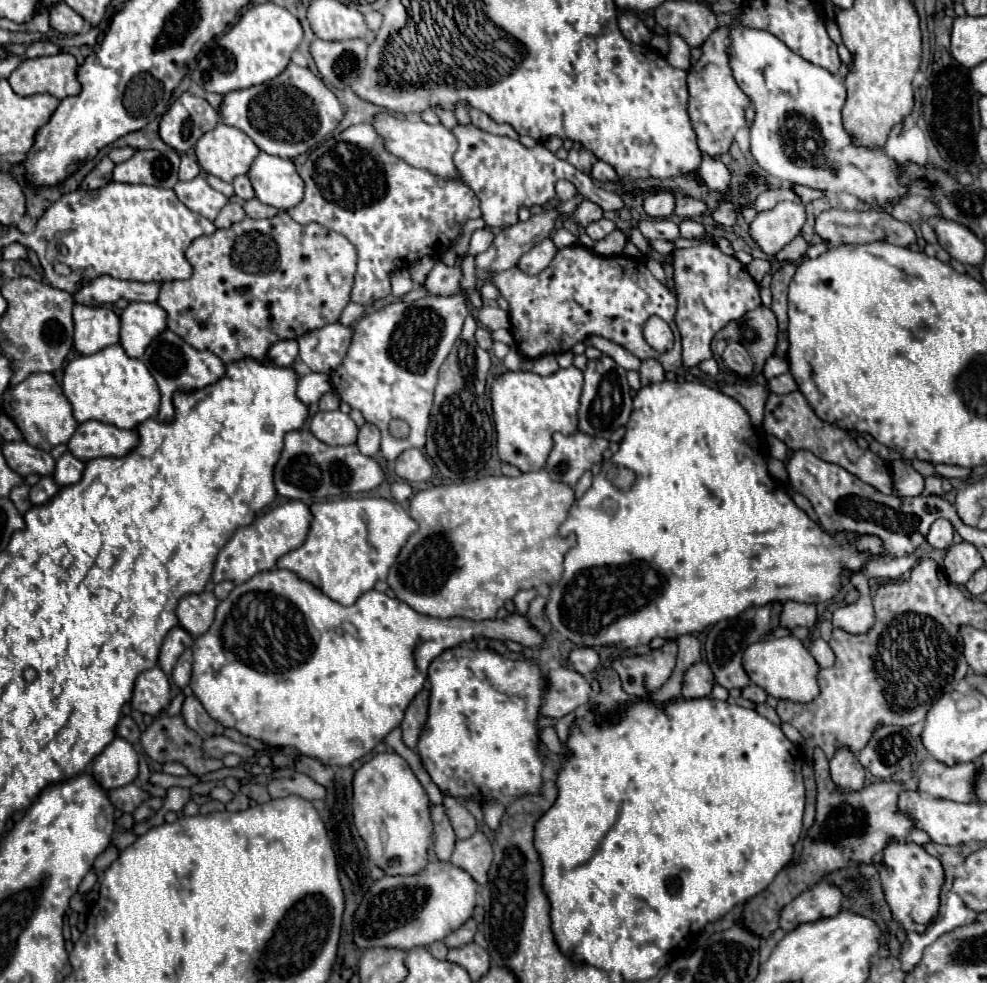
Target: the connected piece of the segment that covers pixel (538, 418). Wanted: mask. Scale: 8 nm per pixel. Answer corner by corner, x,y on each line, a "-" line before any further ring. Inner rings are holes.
573,365
567,369
559,369
547,377
541,377
531,371
527,371
527,373
507,371
501,377
497,377
491,385
491,405
493,405
493,421
495,421
495,429
497,429
497,453
499,453
501,461
519,467
523,473
541,471
549,457
549,451
553,447
553,433
569,435
569,433
577,431
571,417
575,417
575,413
577,413
581,391
583,391
583,371

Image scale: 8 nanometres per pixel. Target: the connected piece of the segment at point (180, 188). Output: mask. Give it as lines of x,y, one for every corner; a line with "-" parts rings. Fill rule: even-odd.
201,175
191,181
179,181
173,191
187,209
207,217
209,221
213,221
217,213
227,205
227,197
209,187

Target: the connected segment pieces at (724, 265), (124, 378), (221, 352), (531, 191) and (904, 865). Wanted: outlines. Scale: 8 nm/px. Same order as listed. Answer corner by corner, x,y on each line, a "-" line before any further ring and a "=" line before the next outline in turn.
701,243
689,249
673,251
673,281
677,293
675,323
683,341
683,365
695,367
709,359
713,335
729,321
743,317
747,311
761,305
759,289
747,269
731,255
719,251
713,243
=
121,345
105,347
95,355
81,355
65,367
63,393
73,407
73,417
83,421
101,421
119,429
133,429
145,419
157,417
159,389
141,359
125,355
=
285,211
271,219
243,219
229,229
217,229
209,237
197,237
185,251
193,267
189,279
161,285
157,305
167,313
167,327
181,335
191,347
215,353
223,363
237,361
245,355
263,361
267,349
281,339
299,339
301,335
335,323
349,303
357,253
355,247
339,233
319,223
299,225
=
463,123
455,125
451,131
459,141
459,149
455,153
457,175
463,183
467,183
473,189
473,193
477,195
477,199
481,203
483,221
493,229
501,229
501,227
509,227
509,225
517,223
521,207
545,205
547,201
551,201
555,197
555,183
559,179
567,179
567,181
575,183
579,193
585,199
595,201
605,211
615,211
615,209
623,207
621,197
617,197
615,193
609,193
605,189
599,189
597,185
593,191
593,181
587,173
575,169
567,161
557,159
543,145
535,145
533,149
527,149
515,139
495,137
473,125
463,125
=
891,839
883,849
883,865
881,873
881,887
885,899
893,911
893,917
907,931
919,931
929,925
937,911
939,911
939,891
943,885
943,867
937,857
931,857
921,845
917,843
901,843

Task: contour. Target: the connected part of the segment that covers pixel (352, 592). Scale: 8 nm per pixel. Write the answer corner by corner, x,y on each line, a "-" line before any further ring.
345,497
339,501
313,503
309,509
313,519
305,543
283,555
277,567
293,571
299,579
309,581
341,605
355,603
359,595
373,589
377,581
383,581
409,535
417,531
417,523
409,513
391,499

